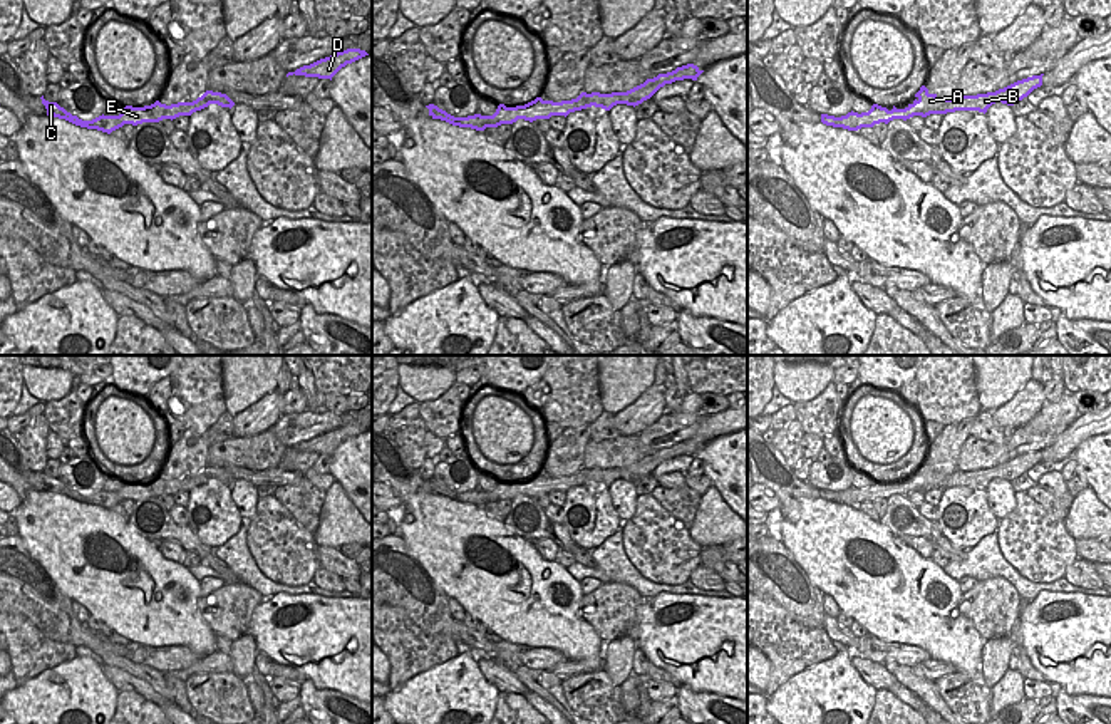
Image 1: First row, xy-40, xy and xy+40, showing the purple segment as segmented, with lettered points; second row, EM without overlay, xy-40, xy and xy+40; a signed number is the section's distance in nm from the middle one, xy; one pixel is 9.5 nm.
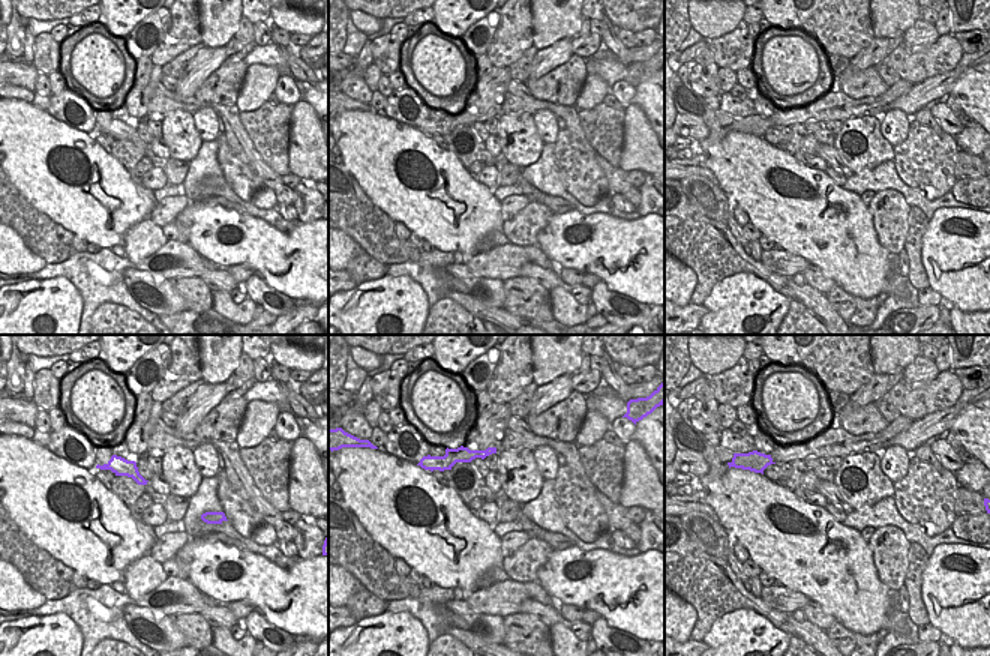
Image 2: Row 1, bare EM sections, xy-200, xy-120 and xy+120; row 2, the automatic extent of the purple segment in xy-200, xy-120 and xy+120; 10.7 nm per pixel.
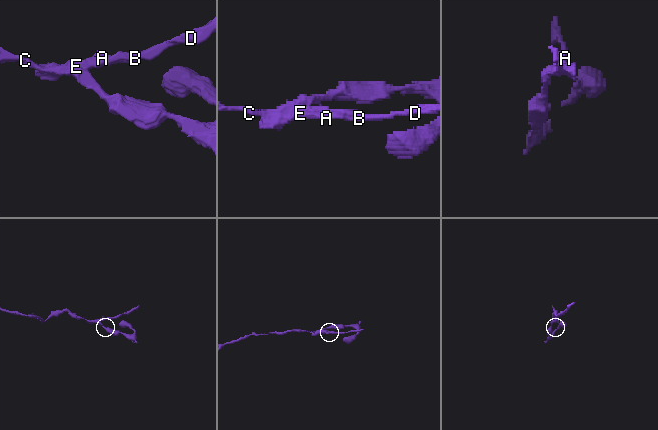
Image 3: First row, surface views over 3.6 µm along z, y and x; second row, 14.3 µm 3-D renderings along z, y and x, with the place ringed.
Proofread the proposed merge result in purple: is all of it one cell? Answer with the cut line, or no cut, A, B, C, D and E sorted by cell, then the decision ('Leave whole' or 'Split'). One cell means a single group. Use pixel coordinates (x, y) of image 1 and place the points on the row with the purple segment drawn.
Split along xy-40 (113, 116), (123, 124). Groups: A B D E / C. Split

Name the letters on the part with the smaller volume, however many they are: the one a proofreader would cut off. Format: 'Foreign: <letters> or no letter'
Foreign: A, B, D, E

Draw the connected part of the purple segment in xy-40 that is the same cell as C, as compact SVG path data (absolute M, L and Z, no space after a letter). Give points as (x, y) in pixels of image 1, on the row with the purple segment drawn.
M44 96L40 97L42 99L42 104L45 106L47 109L47 116L54 116L54 117L59 117L59 119L65 119L75 126L80 126L80 127L87 127L87 129L97 129L97 131L102 131L102 132L107 132L111 134L112 131L122 127L124 124L119 121L119 117L114 117L114 116L99 116L92 121L82 121L79 119L77 116L72 116L70 112L67 112L64 107L60 107L57 102L49 102L44 99Z

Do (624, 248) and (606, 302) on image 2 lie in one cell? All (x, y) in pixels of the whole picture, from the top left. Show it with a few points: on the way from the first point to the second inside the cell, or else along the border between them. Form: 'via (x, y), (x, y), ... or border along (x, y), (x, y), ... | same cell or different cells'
border along (600, 281), (611, 290), (642, 303) | different cells

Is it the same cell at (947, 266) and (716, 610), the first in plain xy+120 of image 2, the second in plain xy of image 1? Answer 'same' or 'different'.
same

